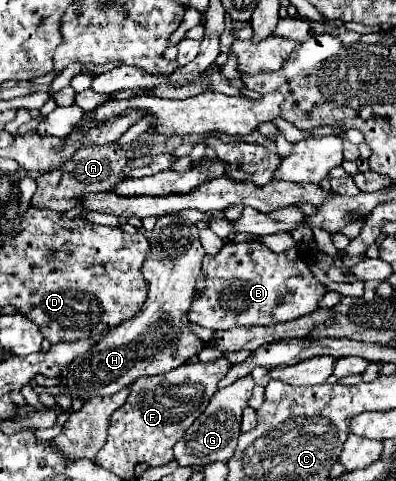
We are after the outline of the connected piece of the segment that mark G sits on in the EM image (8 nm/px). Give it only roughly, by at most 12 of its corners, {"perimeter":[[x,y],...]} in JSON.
{"perimeter":[[251,375],[219,389],[175,445],[179,465],[227,461]]}

